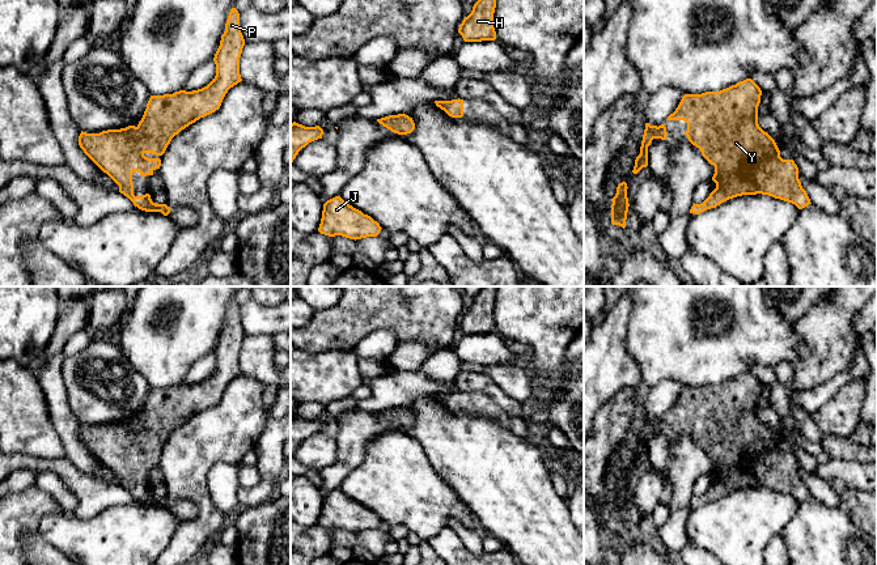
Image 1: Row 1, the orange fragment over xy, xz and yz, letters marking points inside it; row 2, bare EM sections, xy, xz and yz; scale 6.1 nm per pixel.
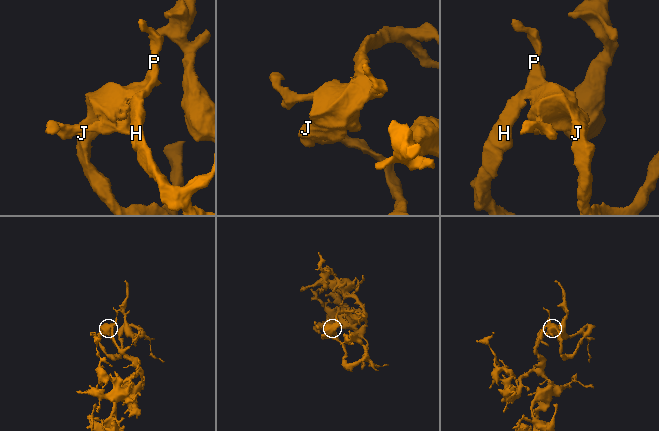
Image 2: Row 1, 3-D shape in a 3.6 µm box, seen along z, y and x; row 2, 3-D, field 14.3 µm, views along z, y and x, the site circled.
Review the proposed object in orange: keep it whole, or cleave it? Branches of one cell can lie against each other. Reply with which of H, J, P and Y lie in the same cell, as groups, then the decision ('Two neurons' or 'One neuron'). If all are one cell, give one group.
Groups: H J P Y. One neuron

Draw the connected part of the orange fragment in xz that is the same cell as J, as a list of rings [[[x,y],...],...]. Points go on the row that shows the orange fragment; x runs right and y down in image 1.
[[[335,196],[323,204],[318,231],[329,237],[342,235],[356,241],[377,237],[381,229],[370,216],[353,208],[340,196]]]

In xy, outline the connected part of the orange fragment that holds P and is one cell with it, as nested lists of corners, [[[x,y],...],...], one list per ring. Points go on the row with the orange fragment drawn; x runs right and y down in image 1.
[[[232,8],[215,54],[215,78],[204,88],[173,94],[151,95],[139,124],[99,133],[82,132],[79,145],[84,153],[118,186],[135,207],[145,212],[170,213],[166,204],[156,204],[151,195],[134,195],[132,174],[153,175],[171,139],[182,129],[220,109],[230,88],[242,81],[240,58],[245,39],[240,13]]]

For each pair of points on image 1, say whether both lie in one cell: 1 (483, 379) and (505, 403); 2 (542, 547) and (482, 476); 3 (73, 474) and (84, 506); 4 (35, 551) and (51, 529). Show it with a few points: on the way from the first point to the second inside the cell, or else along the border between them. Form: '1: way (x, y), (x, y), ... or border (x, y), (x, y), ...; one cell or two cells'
1: way (487, 385), (500, 398); one cell
2: way (536, 530), (499, 493); one cell
3: way (76, 481), (84, 489), (84, 498); one cell
4: border (39, 532), (59, 551); two cells

